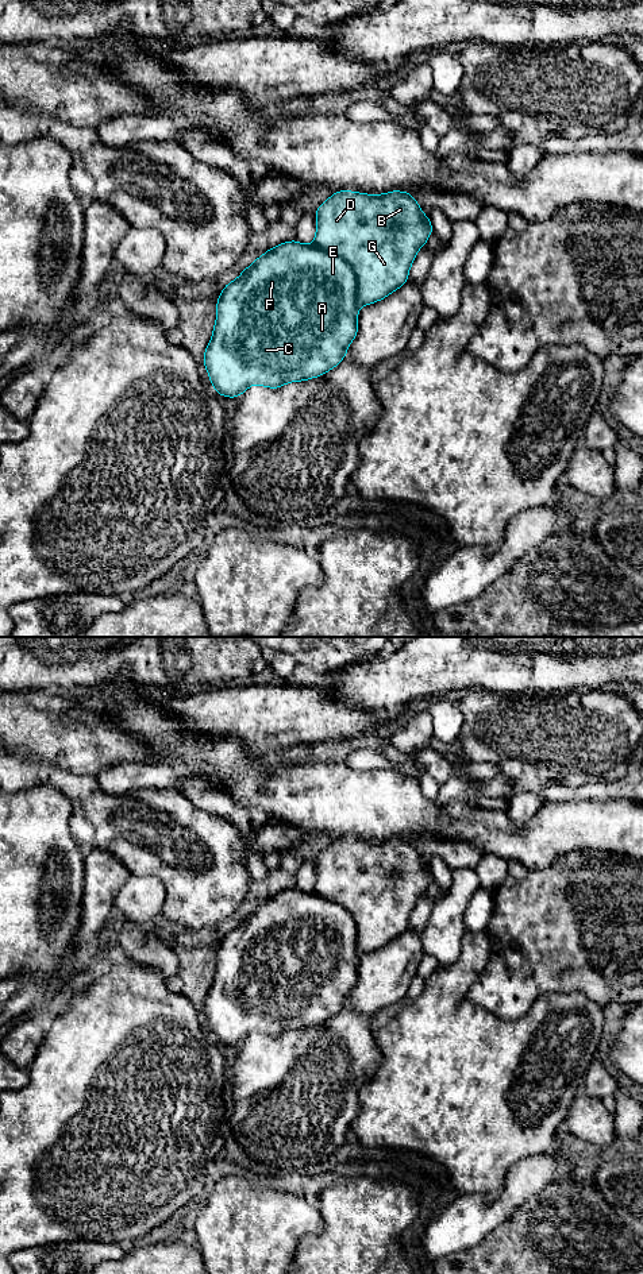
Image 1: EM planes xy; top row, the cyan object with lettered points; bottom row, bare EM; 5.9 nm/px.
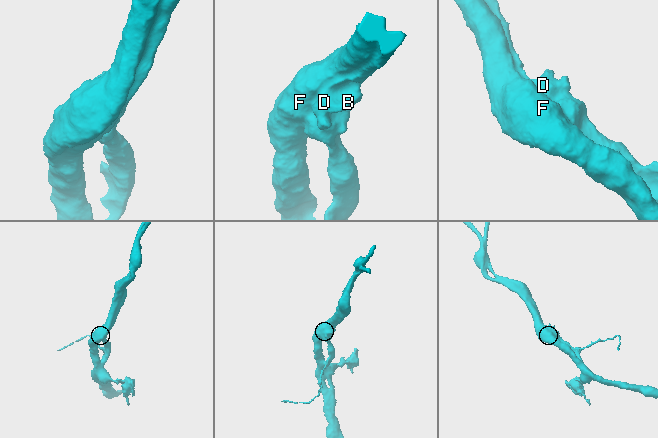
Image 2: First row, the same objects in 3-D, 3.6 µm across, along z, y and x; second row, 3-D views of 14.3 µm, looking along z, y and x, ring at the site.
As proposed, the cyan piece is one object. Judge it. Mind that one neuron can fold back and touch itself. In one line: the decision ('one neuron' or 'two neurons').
one neuron

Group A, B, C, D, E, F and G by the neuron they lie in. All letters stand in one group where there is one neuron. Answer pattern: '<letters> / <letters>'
A B C D E F G

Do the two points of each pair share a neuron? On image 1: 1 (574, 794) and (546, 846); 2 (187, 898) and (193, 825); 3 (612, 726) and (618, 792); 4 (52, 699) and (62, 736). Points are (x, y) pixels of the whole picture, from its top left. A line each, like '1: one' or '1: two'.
1: two
2: one
3: two
4: one

